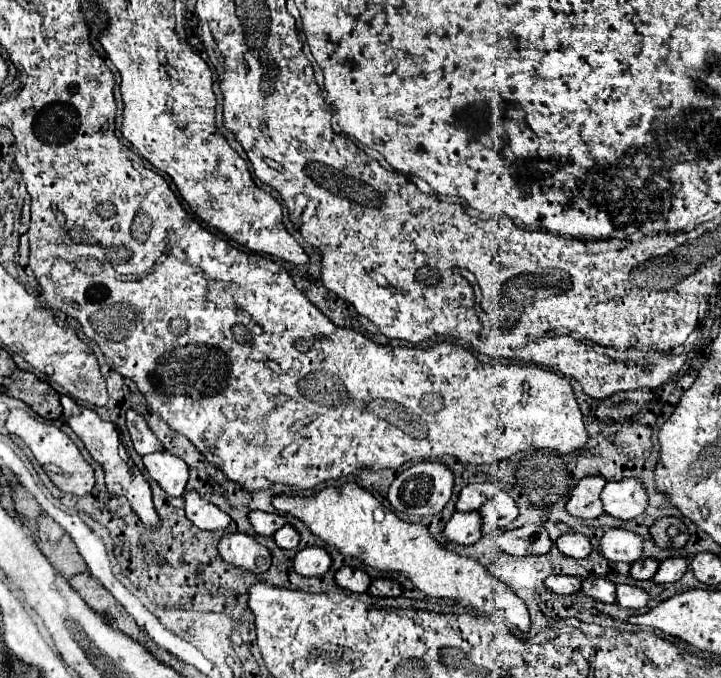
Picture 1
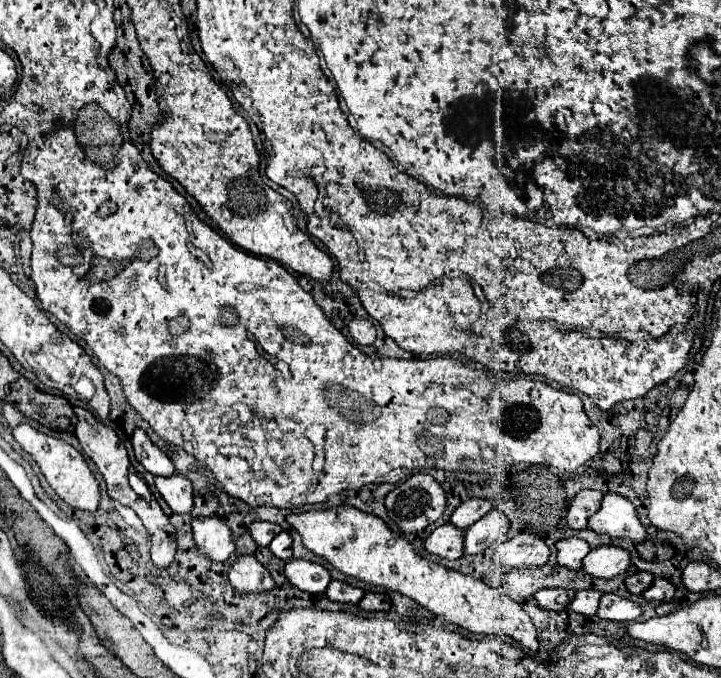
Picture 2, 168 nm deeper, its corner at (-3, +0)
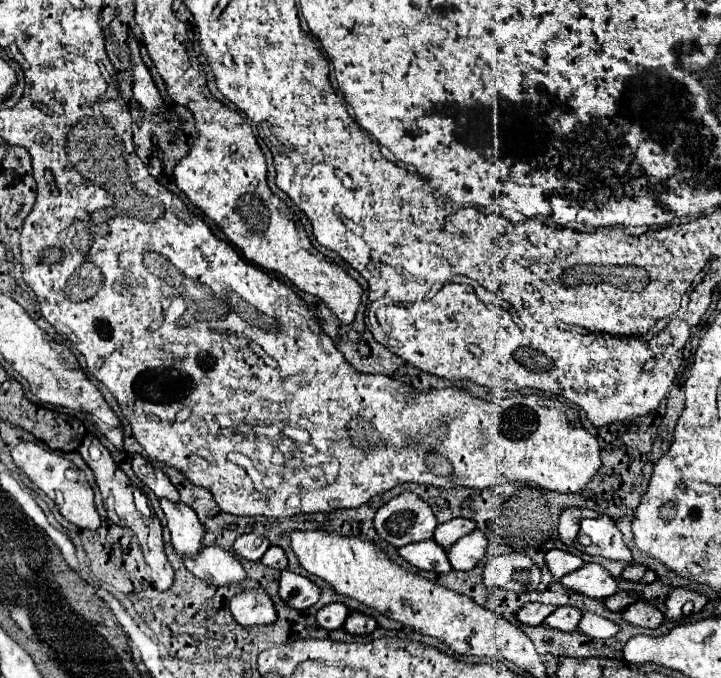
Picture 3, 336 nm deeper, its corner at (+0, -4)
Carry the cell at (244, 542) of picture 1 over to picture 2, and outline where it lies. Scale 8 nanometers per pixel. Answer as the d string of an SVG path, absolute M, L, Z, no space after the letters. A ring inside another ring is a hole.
M244 554L234 560L232 568L228 570L230 584L234 586L236 592L240 594L260 594L260 592L270 592L276 584L268 570L258 564L256 556Z

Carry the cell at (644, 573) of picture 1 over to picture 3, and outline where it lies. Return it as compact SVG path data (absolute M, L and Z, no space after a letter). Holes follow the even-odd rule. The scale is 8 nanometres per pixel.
M617 592L615 596L609 596L609 598L605 600L605 606L607 606L609 610L623 610L623 608L627 608L631 602L635 602L637 598L639 598L637 592Z

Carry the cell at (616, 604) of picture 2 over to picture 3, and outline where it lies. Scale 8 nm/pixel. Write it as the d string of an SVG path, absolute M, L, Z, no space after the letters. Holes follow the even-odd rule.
M585 612L577 630L583 632L585 636L589 636L589 638L611 638L619 632L619 624L615 624L609 618L603 618L599 614Z

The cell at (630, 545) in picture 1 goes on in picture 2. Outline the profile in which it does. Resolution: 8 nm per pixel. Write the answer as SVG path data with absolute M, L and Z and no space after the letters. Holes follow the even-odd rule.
M600 546L594 548L584 560L582 570L592 578L612 580L628 570L630 554L618 546Z

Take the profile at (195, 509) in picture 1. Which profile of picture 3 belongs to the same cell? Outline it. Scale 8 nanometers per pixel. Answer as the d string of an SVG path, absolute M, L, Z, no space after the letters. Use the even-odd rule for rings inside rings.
M203 546L203 552L199 552L195 560L185 560L183 564L197 578L215 586L225 586L245 578L245 570L239 560L221 546Z

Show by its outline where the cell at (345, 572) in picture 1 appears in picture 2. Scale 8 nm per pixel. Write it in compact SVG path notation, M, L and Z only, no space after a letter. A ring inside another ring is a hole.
M332 580L328 590L326 590L326 596L332 600L332 602L342 602L342 604L358 604L364 596L364 592L360 588L354 588L346 582L338 582L338 580Z

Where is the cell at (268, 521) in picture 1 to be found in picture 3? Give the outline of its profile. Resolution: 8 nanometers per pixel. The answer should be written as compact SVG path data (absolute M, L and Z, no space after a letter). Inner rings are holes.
M243 534L235 540L235 552L239 552L243 558L247 560L261 560L261 556L265 554L265 550L271 546L271 542L267 538L261 538L257 534Z

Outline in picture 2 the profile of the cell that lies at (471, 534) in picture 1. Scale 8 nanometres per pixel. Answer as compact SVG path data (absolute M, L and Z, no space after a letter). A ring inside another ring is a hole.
M450 524L438 526L424 540L424 550L434 556L446 558L446 560L456 560L462 556L462 536L464 536L464 532L450 528Z

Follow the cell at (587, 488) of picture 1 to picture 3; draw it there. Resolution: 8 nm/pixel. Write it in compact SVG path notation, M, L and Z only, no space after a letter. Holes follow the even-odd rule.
M571 506L567 510L563 510L561 518L559 518L559 538L563 540L563 544L571 546L579 534L579 524L585 518L595 518L599 516L595 510L589 508L579 508L579 506Z

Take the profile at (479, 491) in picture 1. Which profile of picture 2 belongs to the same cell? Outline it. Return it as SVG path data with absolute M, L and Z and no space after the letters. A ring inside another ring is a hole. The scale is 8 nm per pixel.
M470 498L470 500L462 502L462 506L458 506L454 510L454 514L450 516L450 524L456 526L456 528L460 528L460 530L466 530L474 522L478 522L490 508L492 508L492 504L488 500Z

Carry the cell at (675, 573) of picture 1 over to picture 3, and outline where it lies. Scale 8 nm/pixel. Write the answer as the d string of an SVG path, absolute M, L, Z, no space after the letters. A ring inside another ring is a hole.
M637 600L635 604L631 604L625 610L623 618L627 622L631 622L635 626L643 626L643 628L657 628L665 620L663 612L659 612L659 608L655 608L653 604L649 604L645 600Z

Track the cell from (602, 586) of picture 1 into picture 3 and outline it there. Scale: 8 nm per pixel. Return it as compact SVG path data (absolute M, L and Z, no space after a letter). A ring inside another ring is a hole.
M559 606L553 614L549 614L543 624L551 626L555 630L563 630L563 632L571 632L577 628L579 624L579 616L583 616L583 612L577 606Z

